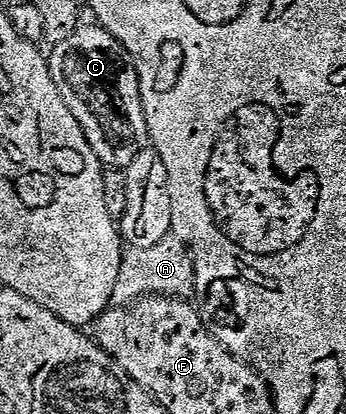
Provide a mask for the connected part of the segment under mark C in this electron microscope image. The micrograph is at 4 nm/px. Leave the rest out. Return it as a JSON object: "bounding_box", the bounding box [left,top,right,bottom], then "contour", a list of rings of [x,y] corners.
{"bounding_box":[47,22,149,169],"contour":[[[93,22],[86,28],[74,28],[54,44],[57,45],[53,53],[48,53],[47,59],[51,78],[63,102],[67,102],[67,110],[75,114],[75,122],[79,122],[102,165],[128,169],[134,158],[146,151],[149,140],[137,65],[111,33]]]}

